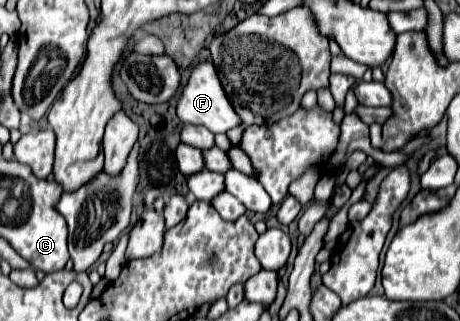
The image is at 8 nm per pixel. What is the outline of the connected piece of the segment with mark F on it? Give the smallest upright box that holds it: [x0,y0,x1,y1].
[176,61,240,133]

